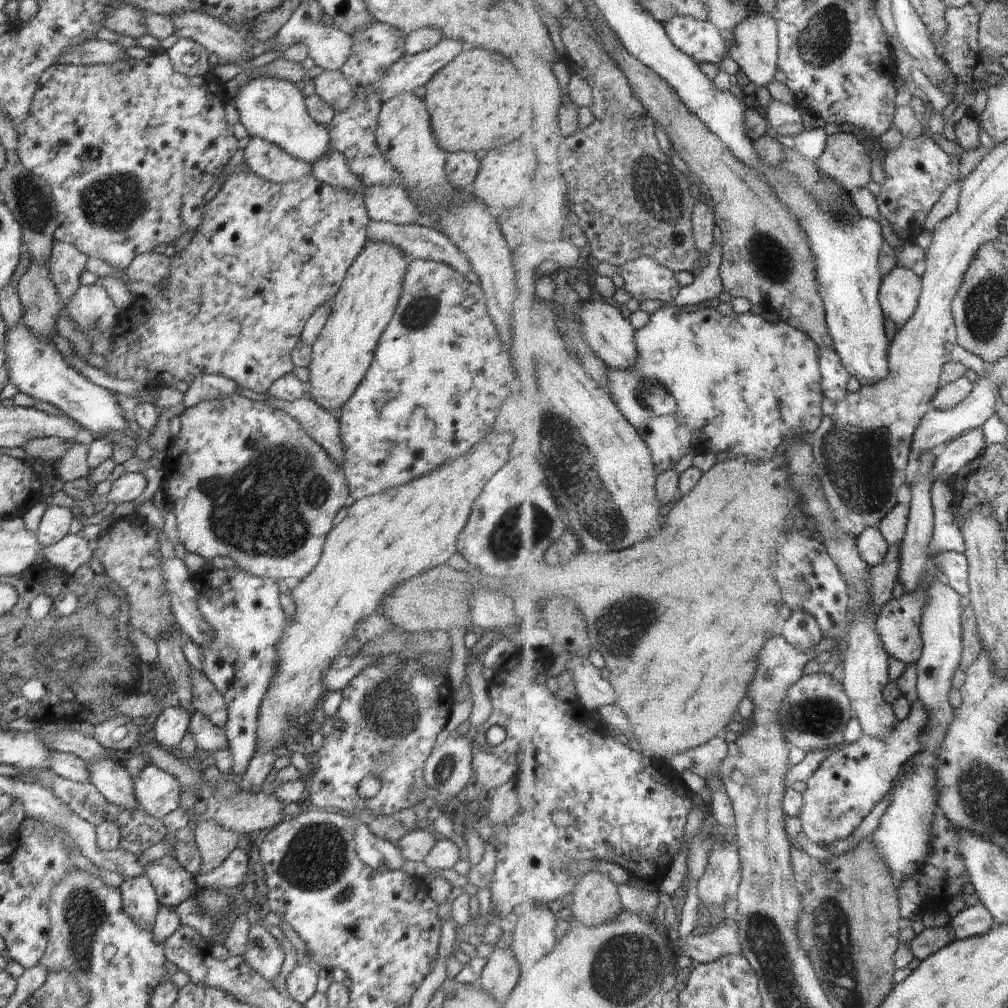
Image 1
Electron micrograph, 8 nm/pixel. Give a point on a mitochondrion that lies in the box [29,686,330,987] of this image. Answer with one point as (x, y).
(84, 912)

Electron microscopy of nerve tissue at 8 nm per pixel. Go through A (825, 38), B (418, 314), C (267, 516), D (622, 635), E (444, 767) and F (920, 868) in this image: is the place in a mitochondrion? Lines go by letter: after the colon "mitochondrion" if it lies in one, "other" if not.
A: mitochondrion
B: mitochondrion
C: mitochondrion
D: mitochondrion
E: mitochondrion
F: other

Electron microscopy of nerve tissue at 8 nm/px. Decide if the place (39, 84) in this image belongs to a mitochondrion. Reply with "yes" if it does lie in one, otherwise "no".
no

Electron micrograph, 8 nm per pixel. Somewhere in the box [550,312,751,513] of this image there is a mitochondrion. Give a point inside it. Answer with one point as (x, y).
(640, 389)

